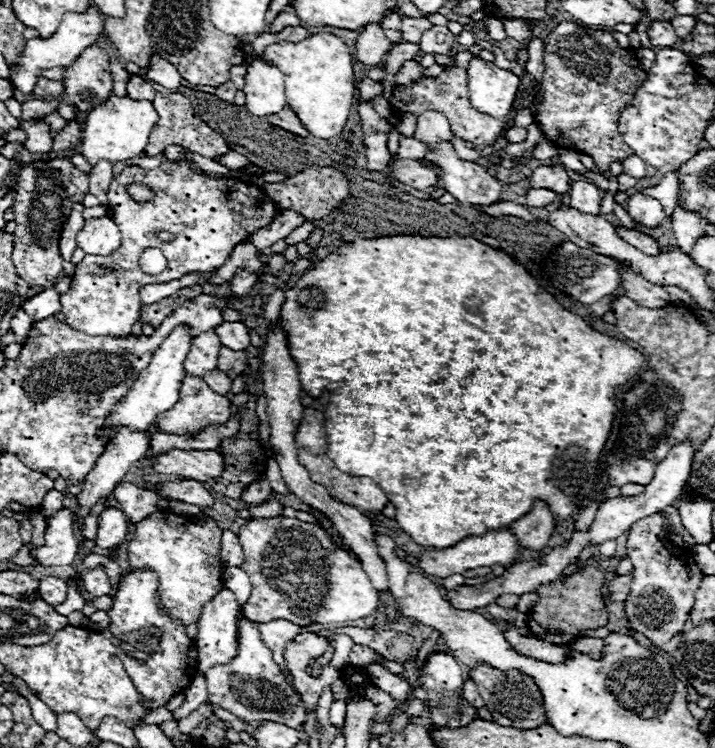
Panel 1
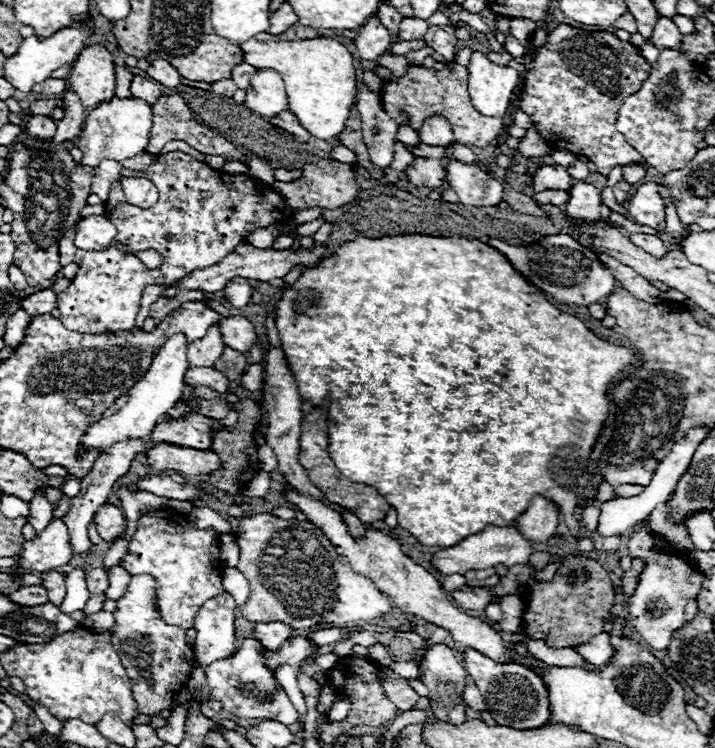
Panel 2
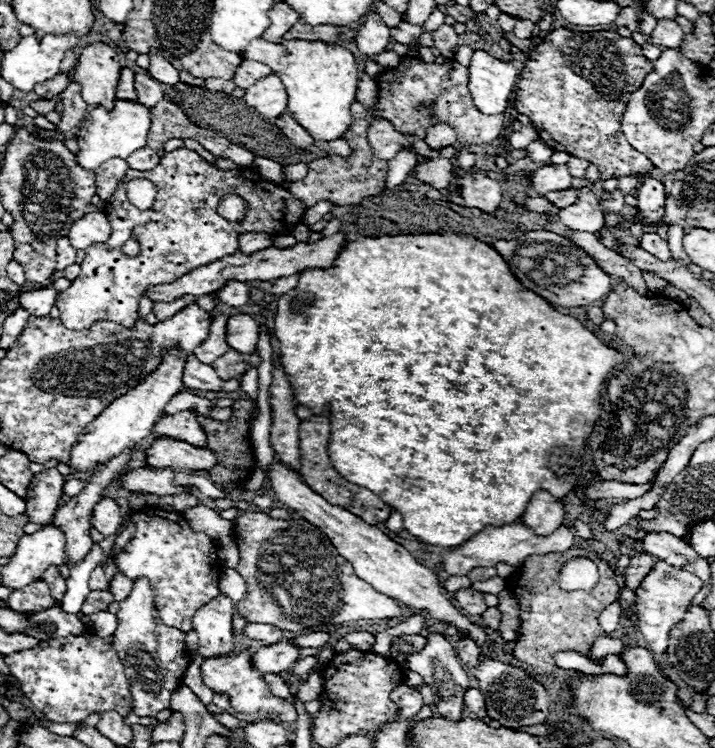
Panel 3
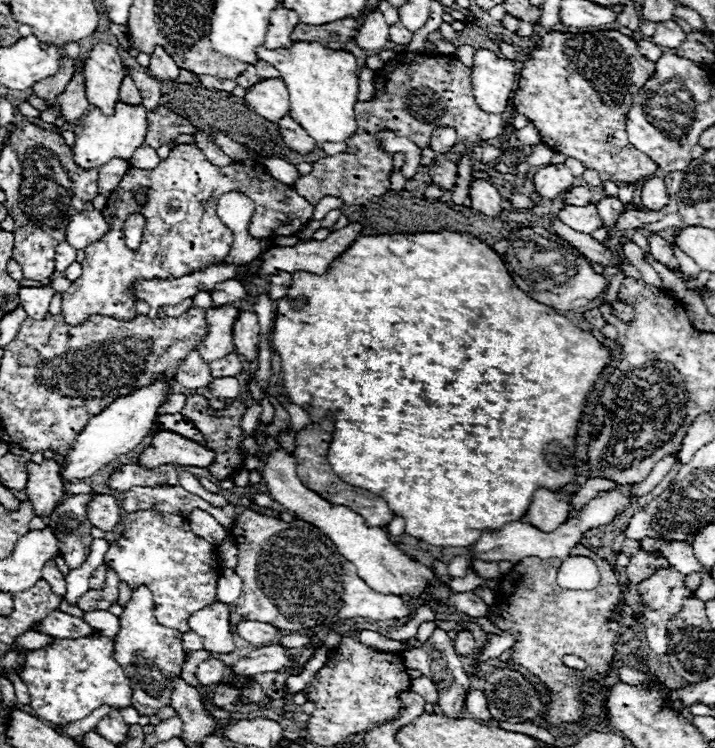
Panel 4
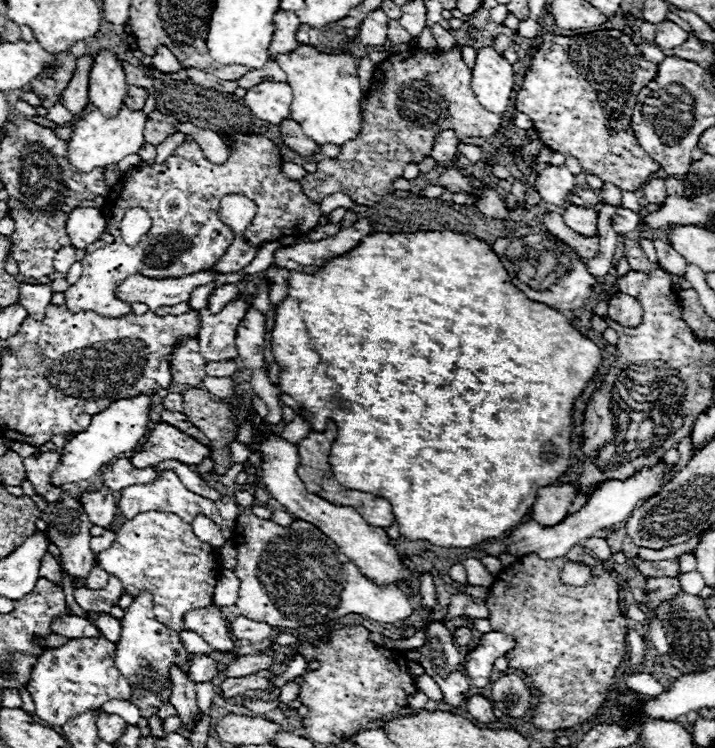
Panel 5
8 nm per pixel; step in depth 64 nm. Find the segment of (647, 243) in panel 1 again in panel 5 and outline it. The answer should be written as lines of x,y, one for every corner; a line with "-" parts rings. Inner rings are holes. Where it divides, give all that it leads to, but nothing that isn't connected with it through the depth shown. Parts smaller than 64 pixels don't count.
656,240
654,242
656,246
656,254
658,254
658,262
662,264
664,270
668,270
670,274
676,274
676,276
684,276
686,272
686,266
688,262
668,244
668,242
662,242
662,240

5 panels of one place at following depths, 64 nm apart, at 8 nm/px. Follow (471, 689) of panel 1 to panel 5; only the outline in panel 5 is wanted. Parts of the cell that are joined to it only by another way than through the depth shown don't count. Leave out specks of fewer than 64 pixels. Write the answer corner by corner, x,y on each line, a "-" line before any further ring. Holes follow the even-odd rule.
478,694
468,698
468,712
474,716
474,720
484,722
484,724
490,724
490,722
498,720
492,712
492,704
484,696
478,696

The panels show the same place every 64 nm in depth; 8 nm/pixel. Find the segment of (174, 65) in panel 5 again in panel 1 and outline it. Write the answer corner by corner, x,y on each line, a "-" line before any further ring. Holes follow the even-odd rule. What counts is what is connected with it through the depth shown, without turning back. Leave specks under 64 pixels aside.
156,54
150,58
150,66
148,66
146,76
148,76
148,80
152,80
152,82
164,86
164,88
170,88
170,90
178,88
180,80
182,80
182,76
178,74
178,70
170,62
162,60

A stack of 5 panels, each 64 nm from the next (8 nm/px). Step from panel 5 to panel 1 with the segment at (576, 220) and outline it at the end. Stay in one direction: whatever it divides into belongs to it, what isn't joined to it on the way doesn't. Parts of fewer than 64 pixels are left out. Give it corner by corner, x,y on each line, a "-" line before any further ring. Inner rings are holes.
578,180
574,182
574,188
570,188
570,208
586,214
600,214
600,200
602,200
602,190
594,186
592,182

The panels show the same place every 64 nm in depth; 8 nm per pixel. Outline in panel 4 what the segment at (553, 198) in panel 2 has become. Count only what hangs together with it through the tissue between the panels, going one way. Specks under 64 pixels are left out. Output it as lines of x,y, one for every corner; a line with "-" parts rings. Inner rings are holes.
574,186
574,188
570,188
566,194
562,194
562,198
564,198
566,204
584,206
584,204
590,204
590,202
592,202
592,192
590,192
590,188
586,188
586,186

